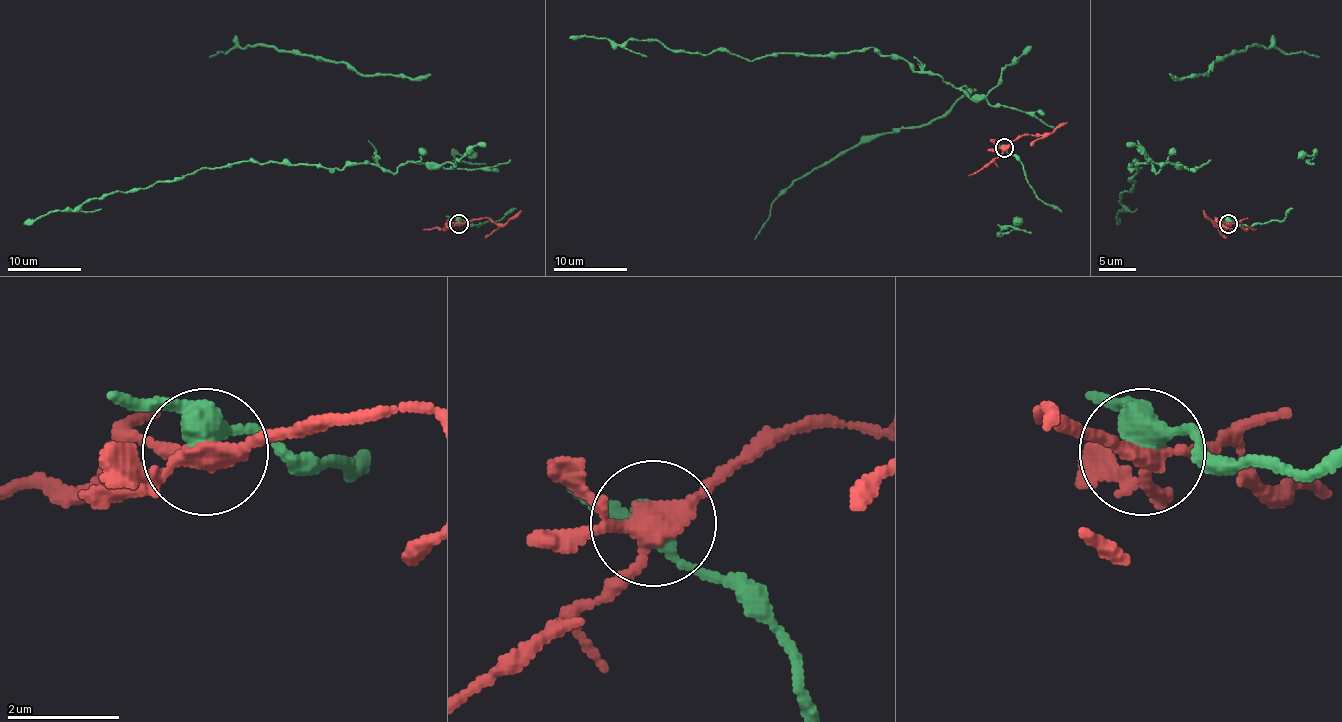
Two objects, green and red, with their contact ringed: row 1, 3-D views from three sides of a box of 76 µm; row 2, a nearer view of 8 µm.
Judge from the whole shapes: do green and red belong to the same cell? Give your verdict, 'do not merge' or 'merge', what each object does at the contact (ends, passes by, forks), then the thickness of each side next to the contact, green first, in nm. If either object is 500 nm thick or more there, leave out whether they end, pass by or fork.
do not merge; green passes by; red forks there; 400 nm thick on the green side, 280 nm on the other

